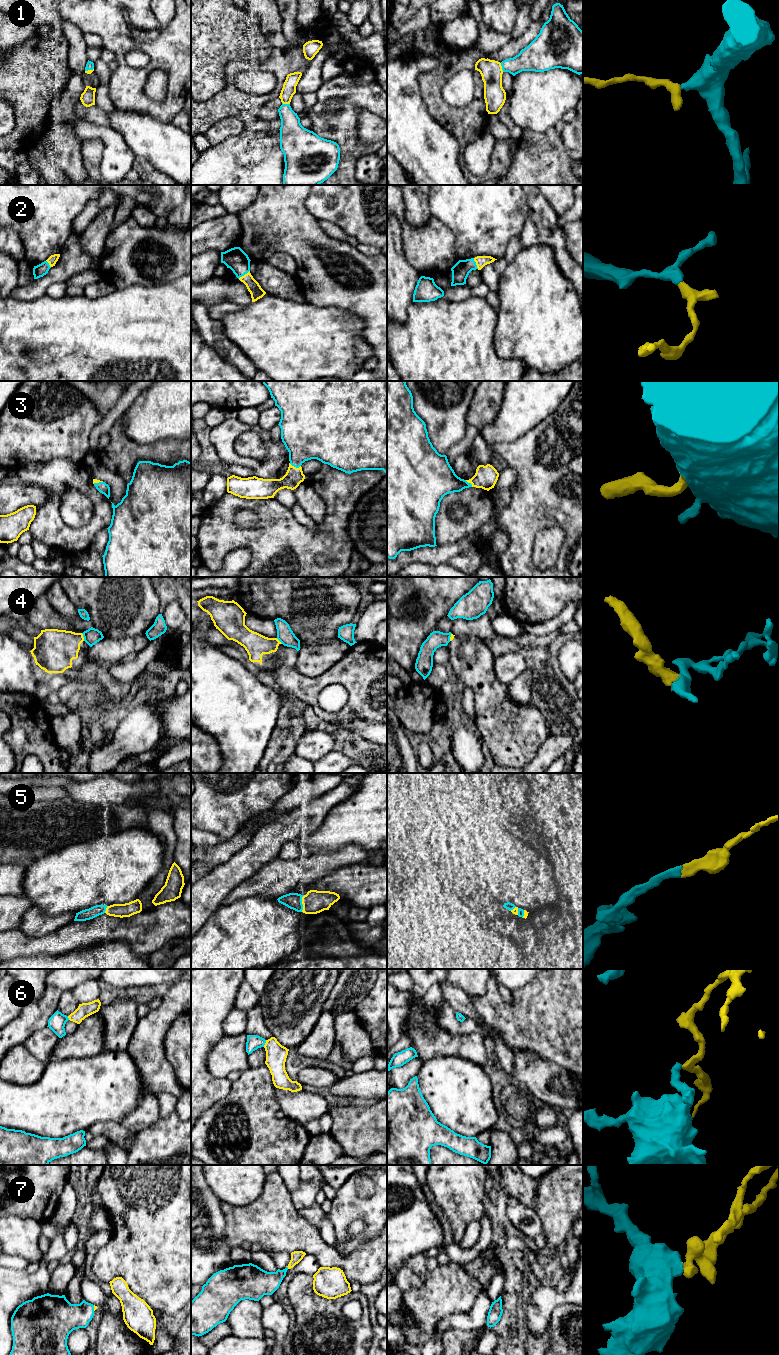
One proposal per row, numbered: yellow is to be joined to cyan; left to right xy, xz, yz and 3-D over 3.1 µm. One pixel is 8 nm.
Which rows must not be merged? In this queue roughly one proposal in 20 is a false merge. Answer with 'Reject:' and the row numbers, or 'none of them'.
Reject: 4

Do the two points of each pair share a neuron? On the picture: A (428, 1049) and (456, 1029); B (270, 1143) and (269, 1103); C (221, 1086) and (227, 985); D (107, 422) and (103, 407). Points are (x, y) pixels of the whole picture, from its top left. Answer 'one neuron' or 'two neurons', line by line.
A: two neurons
B: one neuron
C: one neuron
D: two neurons

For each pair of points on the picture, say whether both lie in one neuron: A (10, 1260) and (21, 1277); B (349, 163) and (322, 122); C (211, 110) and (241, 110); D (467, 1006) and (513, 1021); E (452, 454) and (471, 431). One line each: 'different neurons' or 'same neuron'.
A: different neurons
B: same neuron
C: same neuron
D: different neurons
E: same neuron

